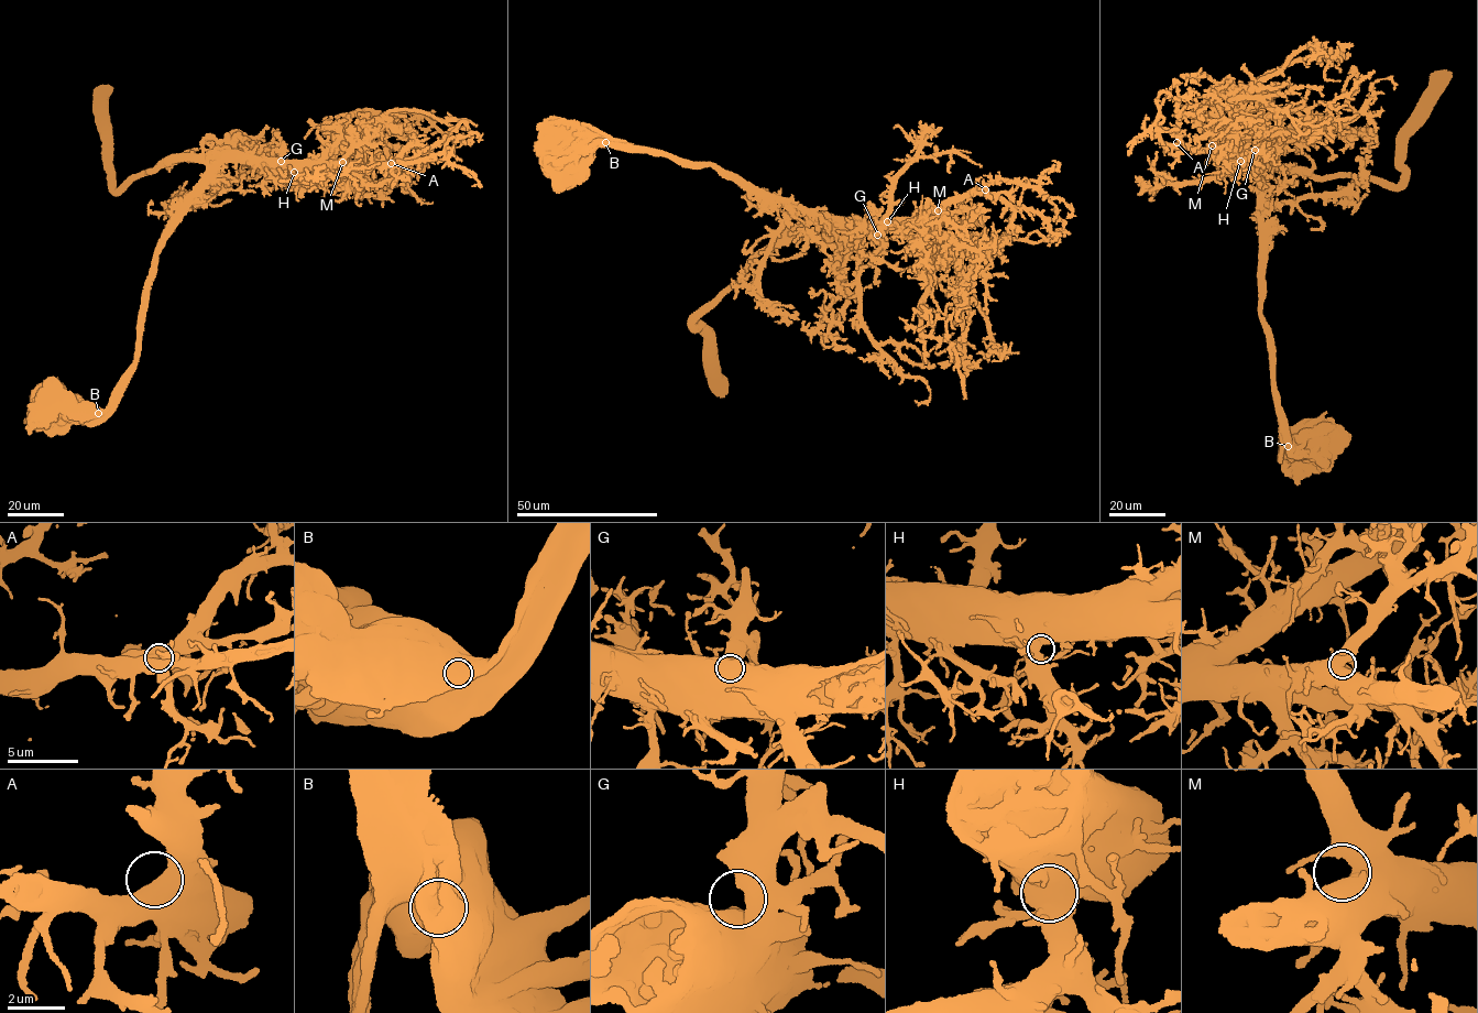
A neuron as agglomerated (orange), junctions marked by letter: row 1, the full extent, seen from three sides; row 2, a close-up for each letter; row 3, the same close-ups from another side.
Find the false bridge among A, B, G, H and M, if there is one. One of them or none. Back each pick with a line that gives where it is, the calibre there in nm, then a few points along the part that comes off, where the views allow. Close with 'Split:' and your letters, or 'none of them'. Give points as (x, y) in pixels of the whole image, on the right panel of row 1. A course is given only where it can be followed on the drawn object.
Split: none of them

